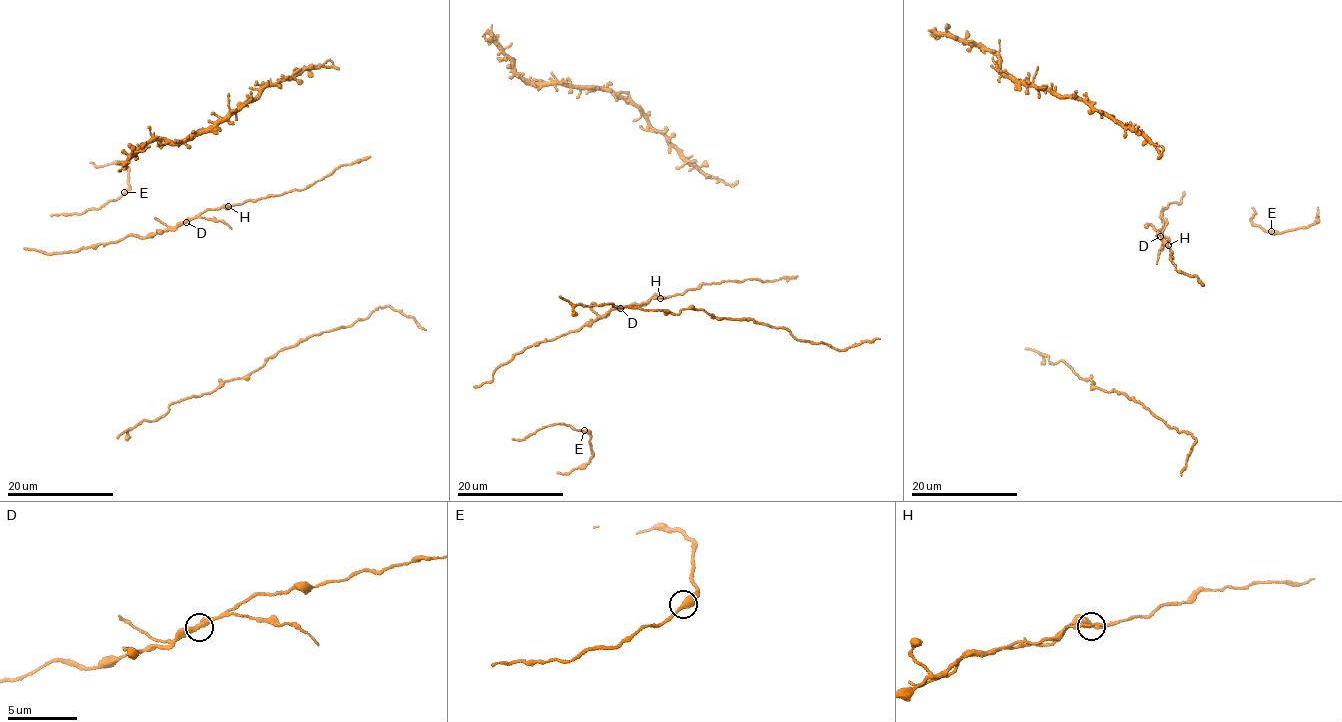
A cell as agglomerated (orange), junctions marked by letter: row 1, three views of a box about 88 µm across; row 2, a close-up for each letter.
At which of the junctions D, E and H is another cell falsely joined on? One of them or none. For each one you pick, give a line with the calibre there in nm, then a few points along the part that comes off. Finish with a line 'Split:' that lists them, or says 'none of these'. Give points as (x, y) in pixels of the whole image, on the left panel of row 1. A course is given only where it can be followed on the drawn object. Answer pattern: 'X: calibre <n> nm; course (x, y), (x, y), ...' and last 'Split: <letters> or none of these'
D: calibre 380 nm; course (185, 221), (198, 216), (222, 219), (232, 229)
Split: D

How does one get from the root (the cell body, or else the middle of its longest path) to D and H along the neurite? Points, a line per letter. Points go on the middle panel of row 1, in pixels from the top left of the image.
D: (735, 280), (699, 284), (682, 294), (652, 297), (645, 305), (619, 308)
H: (735, 280), (699, 284), (682, 294), (660, 298)

